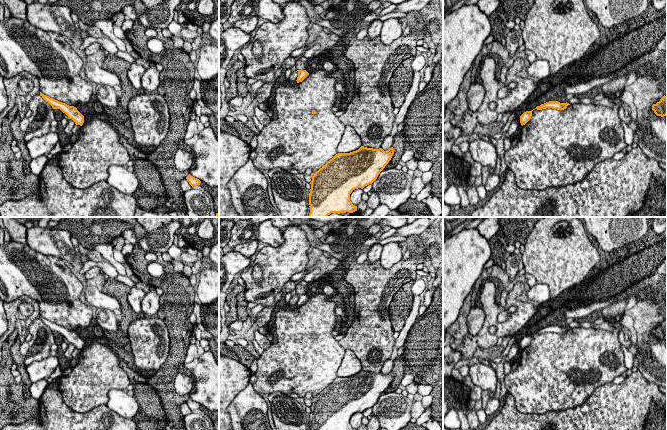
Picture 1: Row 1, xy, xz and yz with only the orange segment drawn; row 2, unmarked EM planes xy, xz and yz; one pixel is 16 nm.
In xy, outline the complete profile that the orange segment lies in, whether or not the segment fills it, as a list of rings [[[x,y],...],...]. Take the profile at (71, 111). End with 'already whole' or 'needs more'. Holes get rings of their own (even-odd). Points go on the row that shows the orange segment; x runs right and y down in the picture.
[[[40,92],[40,96],[48,102],[53,109],[60,109],[65,113],[69,119],[72,119],[76,125],[82,126],[84,123],[84,116],[77,110],[74,106],[69,106],[65,103],[59,102],[53,98],[50,98],[47,95],[44,95]]]; already whole

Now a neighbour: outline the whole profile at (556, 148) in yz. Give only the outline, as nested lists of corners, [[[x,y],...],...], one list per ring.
[[[620,99],[614,100],[612,107],[594,104],[571,104],[564,110],[546,108],[533,110],[531,119],[522,127],[520,139],[515,147],[504,153],[504,160],[515,175],[516,184],[521,189],[544,190],[550,187],[562,187],[583,181],[596,164],[612,158],[627,147],[624,129],[619,117]]]

